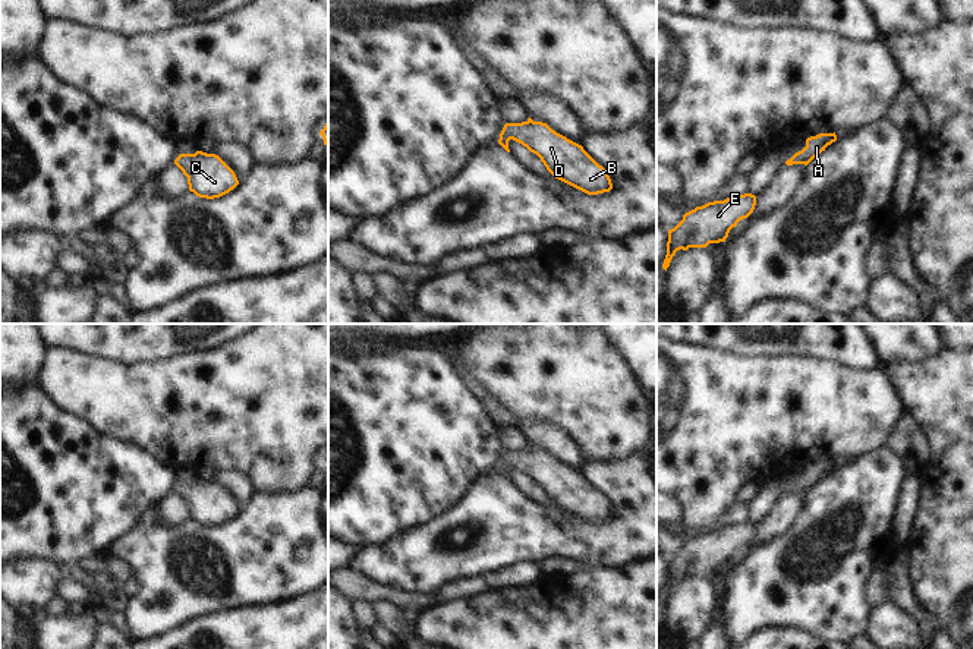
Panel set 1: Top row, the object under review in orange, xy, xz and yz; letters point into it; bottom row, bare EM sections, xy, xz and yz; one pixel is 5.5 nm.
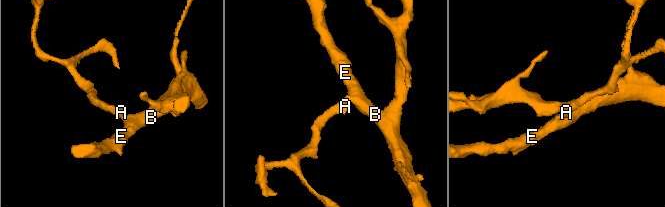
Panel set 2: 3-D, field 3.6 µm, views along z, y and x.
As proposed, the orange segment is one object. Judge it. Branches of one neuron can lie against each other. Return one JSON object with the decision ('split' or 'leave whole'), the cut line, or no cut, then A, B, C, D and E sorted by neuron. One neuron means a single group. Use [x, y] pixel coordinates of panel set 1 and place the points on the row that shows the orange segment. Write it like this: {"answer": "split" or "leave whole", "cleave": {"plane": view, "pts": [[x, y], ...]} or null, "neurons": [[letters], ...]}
{"answer": "leave whole", "cleave": null, "neurons": [["A", "B", "C", "D", "E"]]}

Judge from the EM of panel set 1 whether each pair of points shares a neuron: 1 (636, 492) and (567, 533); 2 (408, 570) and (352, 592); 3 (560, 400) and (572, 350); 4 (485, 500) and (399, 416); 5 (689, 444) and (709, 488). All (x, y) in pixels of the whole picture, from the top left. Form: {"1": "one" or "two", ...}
{"1": "one", "2": "two", "3": "one", "4": "two", "5": "one"}

